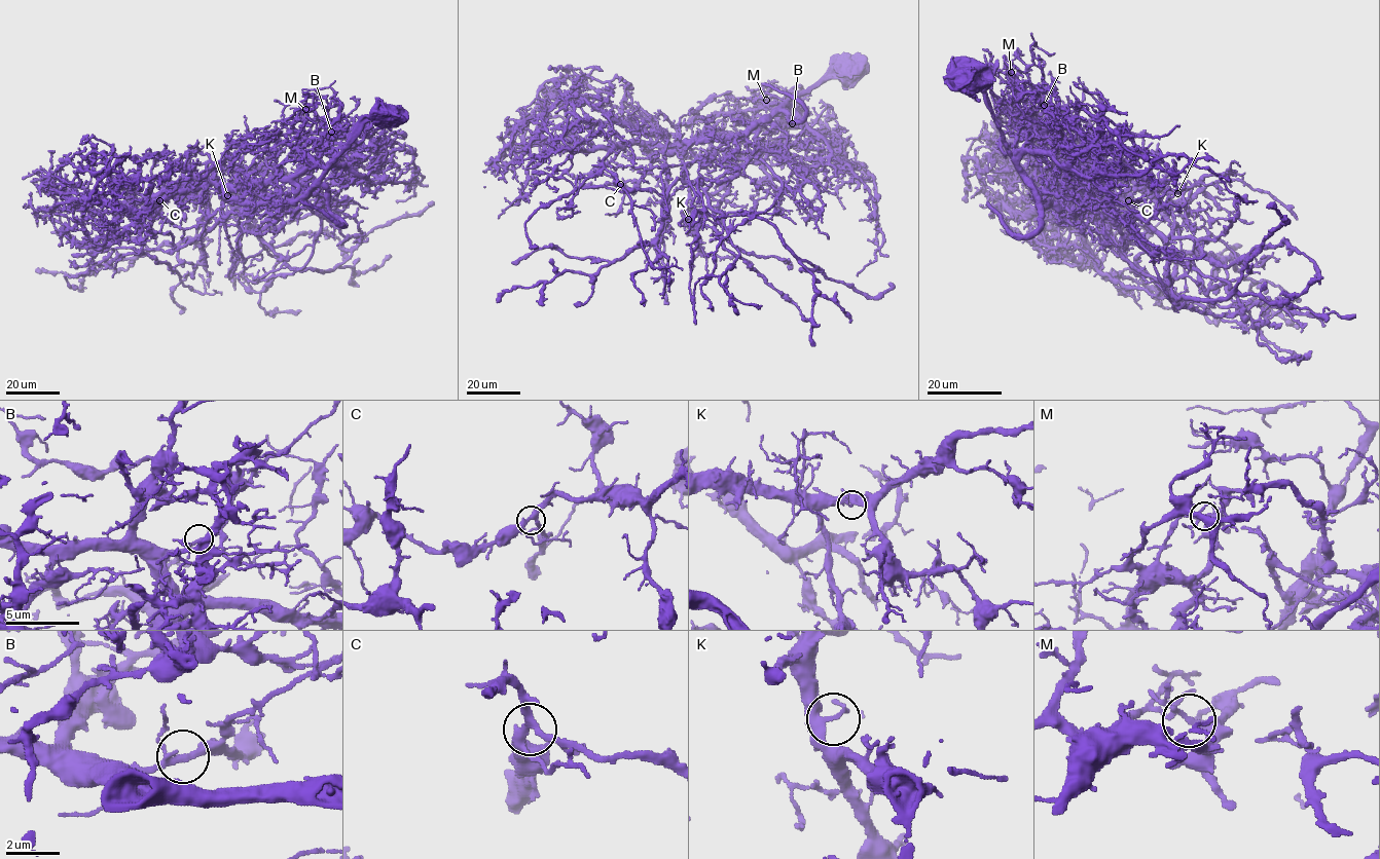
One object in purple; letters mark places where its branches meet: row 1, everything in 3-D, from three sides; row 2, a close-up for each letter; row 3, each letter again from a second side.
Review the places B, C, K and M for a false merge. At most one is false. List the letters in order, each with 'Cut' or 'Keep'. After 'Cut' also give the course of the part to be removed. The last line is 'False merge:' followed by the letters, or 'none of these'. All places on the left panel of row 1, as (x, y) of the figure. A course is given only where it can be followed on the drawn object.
B: Keep
C: Keep
K: Keep
M: Cut. Course of the part to remove: (305, 109), (299, 150), (324, 174), (295, 199), (208, 184), (141, 209), (36, 210), (45, 223)
False merge: M

